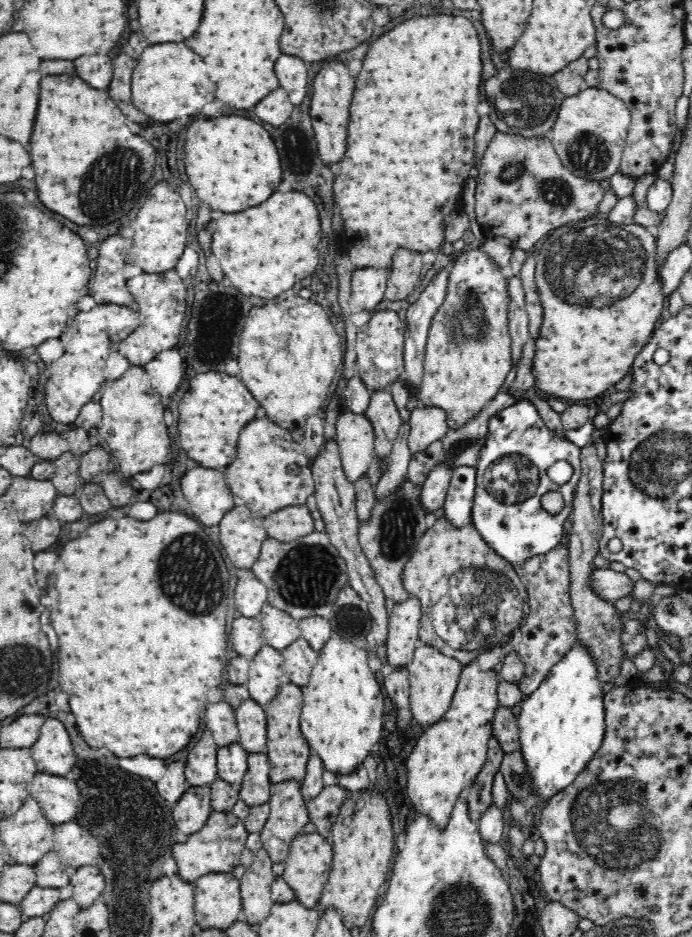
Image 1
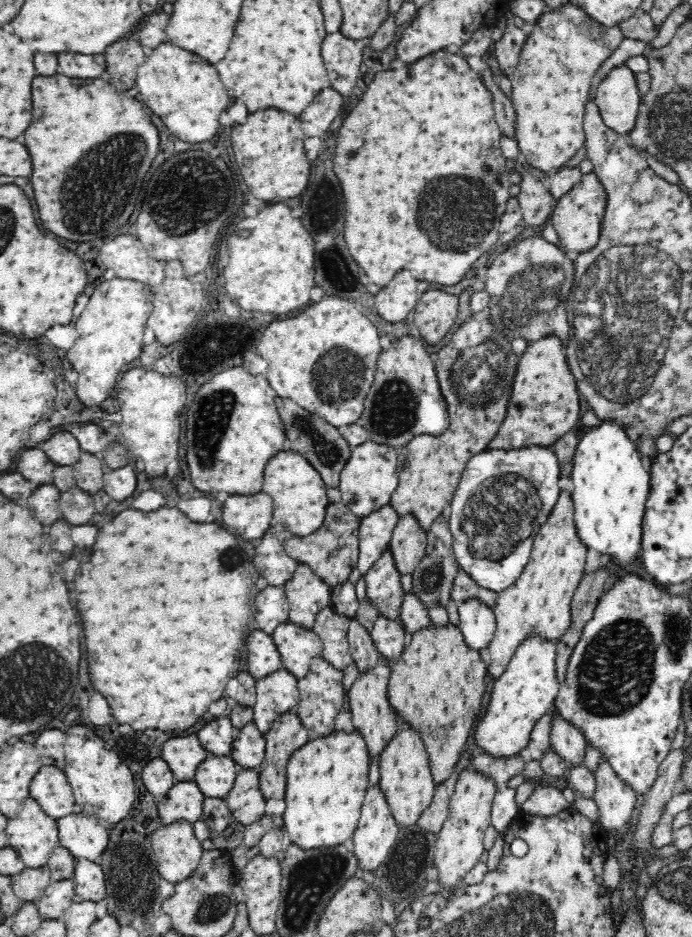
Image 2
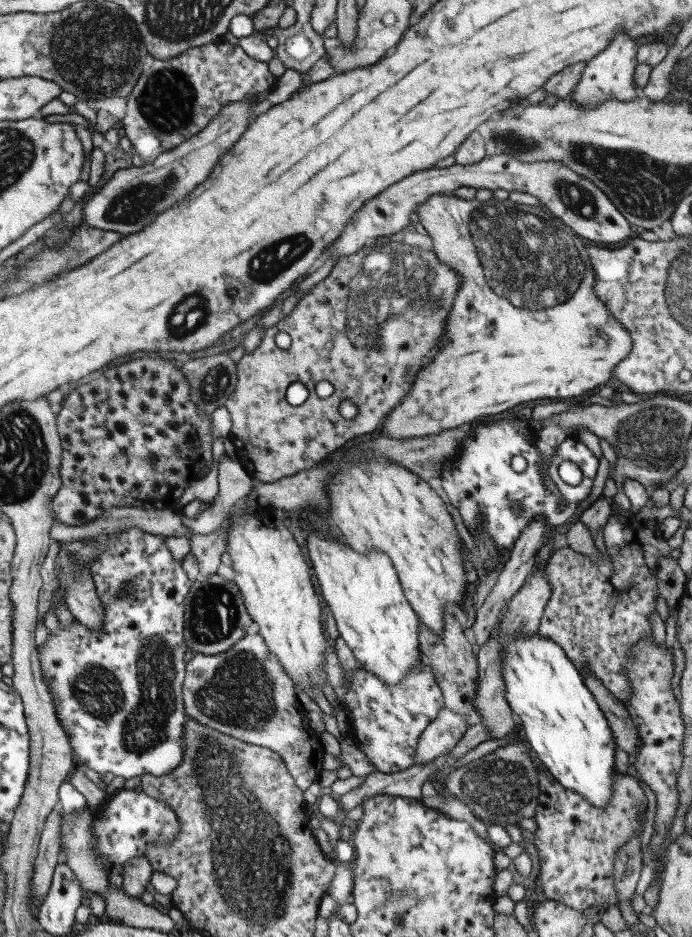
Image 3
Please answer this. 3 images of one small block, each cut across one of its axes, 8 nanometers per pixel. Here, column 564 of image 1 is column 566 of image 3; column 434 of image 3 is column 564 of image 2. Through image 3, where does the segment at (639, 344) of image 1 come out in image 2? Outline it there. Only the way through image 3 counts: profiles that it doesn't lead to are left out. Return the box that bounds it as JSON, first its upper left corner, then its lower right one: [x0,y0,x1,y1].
[488,172,607,449]

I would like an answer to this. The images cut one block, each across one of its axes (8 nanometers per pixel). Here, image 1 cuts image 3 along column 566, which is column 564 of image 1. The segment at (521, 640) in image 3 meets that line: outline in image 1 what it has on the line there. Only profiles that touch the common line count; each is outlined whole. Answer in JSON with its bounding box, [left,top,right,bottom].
[517,642,605,801]

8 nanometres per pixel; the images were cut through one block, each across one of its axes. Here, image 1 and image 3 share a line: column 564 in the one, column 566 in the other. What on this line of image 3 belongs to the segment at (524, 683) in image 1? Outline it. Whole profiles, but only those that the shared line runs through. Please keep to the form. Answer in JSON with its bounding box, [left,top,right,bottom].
[537,515,673,703]

